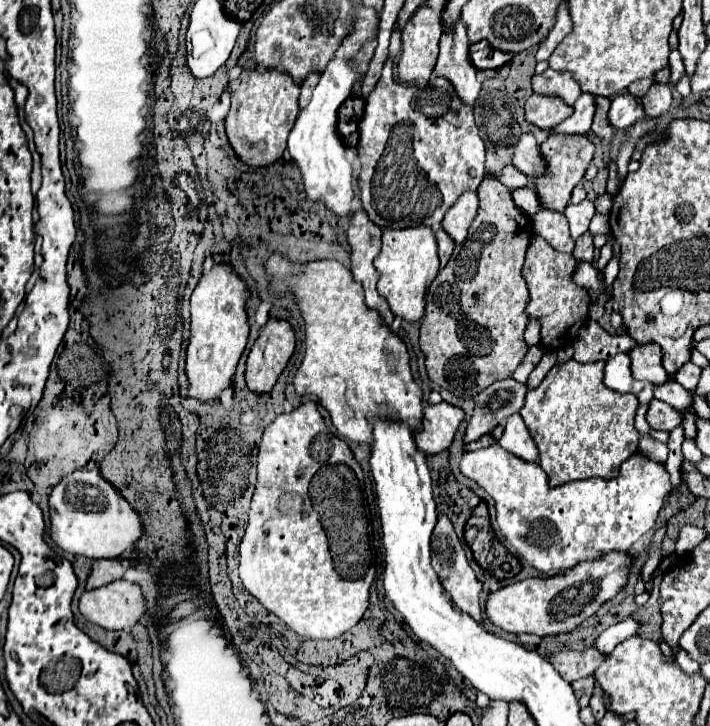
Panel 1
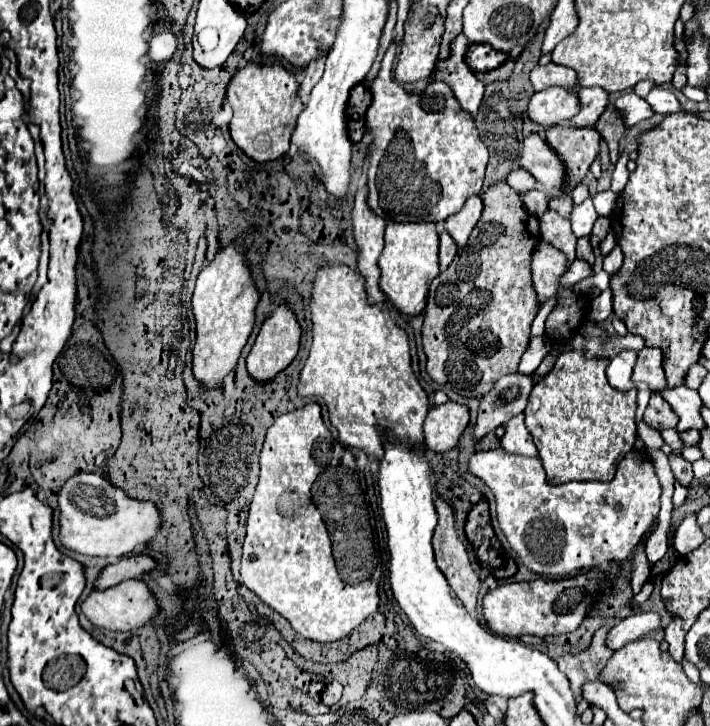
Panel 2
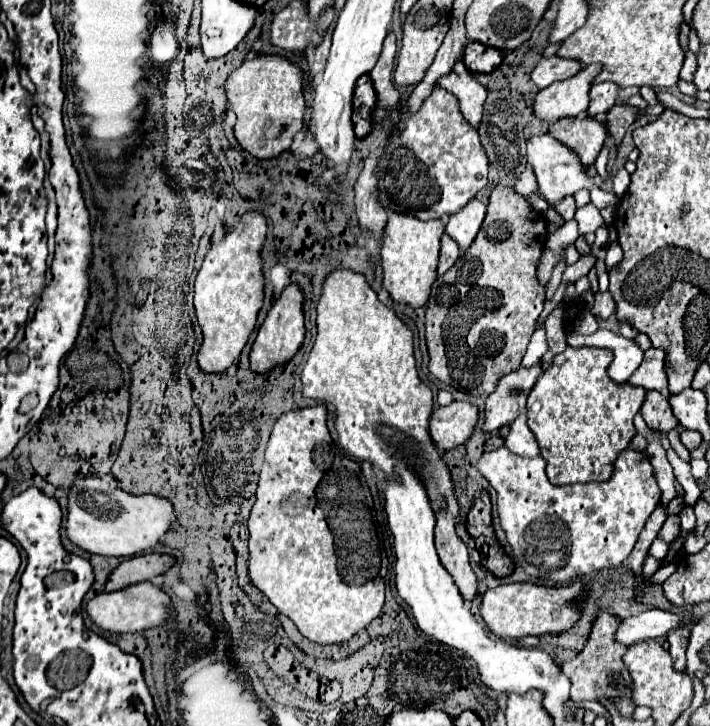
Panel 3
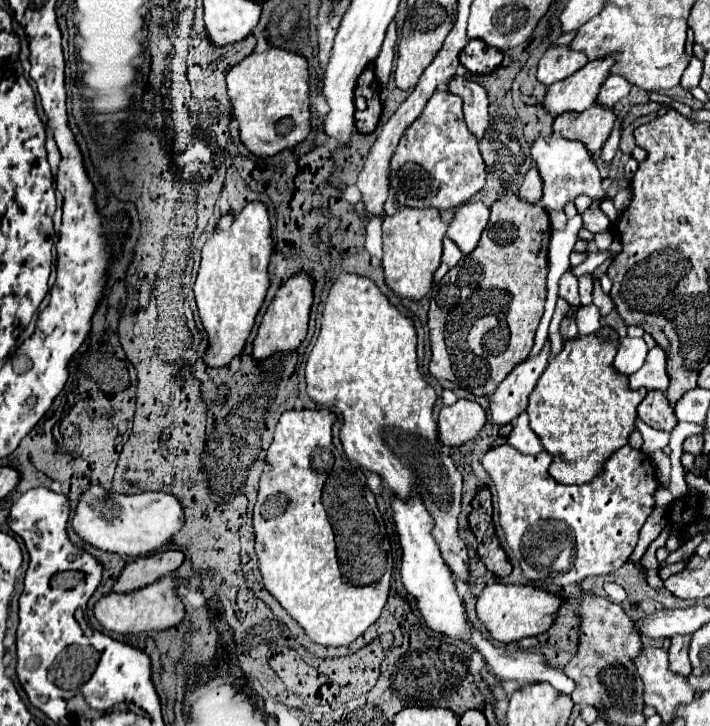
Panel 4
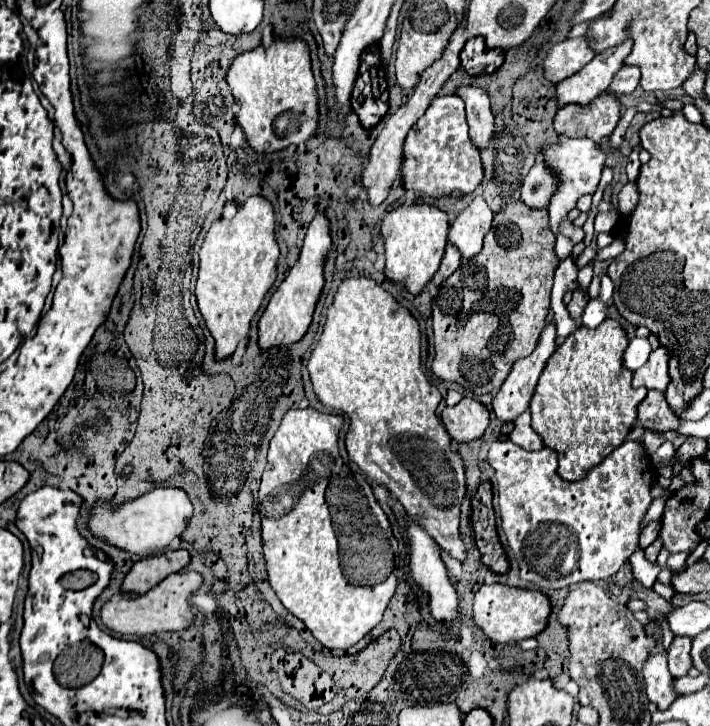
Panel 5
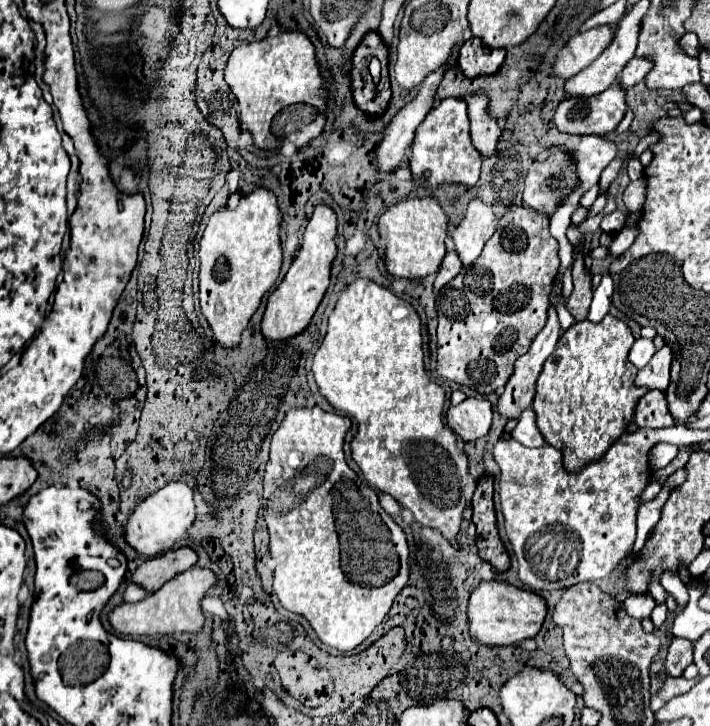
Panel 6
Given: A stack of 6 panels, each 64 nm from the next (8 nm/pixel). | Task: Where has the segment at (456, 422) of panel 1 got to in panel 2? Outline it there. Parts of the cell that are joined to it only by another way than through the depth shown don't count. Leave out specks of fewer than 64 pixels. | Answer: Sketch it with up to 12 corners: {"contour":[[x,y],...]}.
{"contour":[[432,406],[424,420],[426,450],[446,452],[468,426],[466,406]]}

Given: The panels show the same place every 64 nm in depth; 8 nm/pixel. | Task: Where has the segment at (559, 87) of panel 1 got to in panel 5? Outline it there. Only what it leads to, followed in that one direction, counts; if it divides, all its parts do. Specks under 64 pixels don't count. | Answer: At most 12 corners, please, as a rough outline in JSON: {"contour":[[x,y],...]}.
{"contour":[[584,36],[558,42],[544,60],[544,78],[584,68],[594,52]]}

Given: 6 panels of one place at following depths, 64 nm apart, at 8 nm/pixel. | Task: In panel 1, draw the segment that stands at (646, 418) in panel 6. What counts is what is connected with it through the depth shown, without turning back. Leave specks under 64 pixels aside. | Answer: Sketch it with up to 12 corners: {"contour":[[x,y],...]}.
{"contour":[[652,400],[648,424],[654,430],[674,430],[682,414],[662,400]]}

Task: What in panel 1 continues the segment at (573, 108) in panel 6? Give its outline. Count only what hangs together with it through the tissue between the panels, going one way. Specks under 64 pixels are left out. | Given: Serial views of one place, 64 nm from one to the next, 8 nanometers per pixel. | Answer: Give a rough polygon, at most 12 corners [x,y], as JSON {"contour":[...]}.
{"contour":[[548,136],[540,206],[564,212],[594,156],[586,136]]}

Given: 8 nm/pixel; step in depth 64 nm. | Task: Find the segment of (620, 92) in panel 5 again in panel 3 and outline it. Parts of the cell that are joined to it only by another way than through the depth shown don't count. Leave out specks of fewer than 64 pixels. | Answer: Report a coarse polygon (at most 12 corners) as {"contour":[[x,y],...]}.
{"contour":[[610,82],[590,88],[588,118],[606,114],[616,104],[620,86]]}

